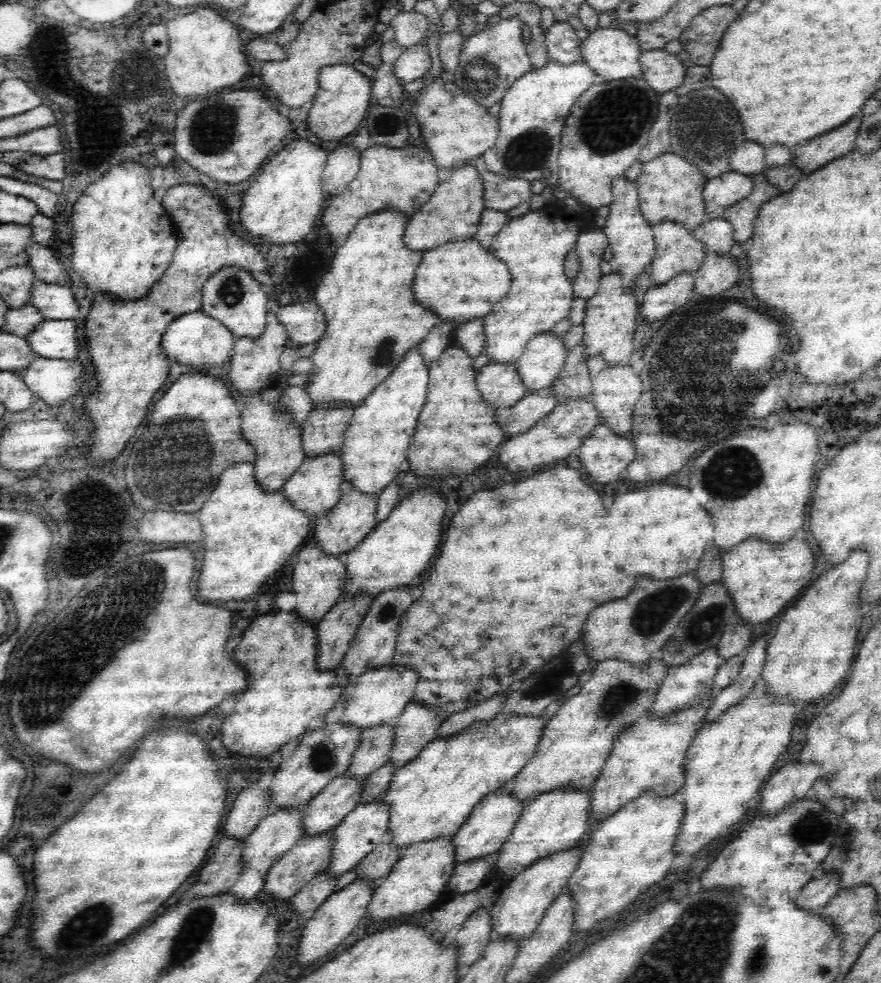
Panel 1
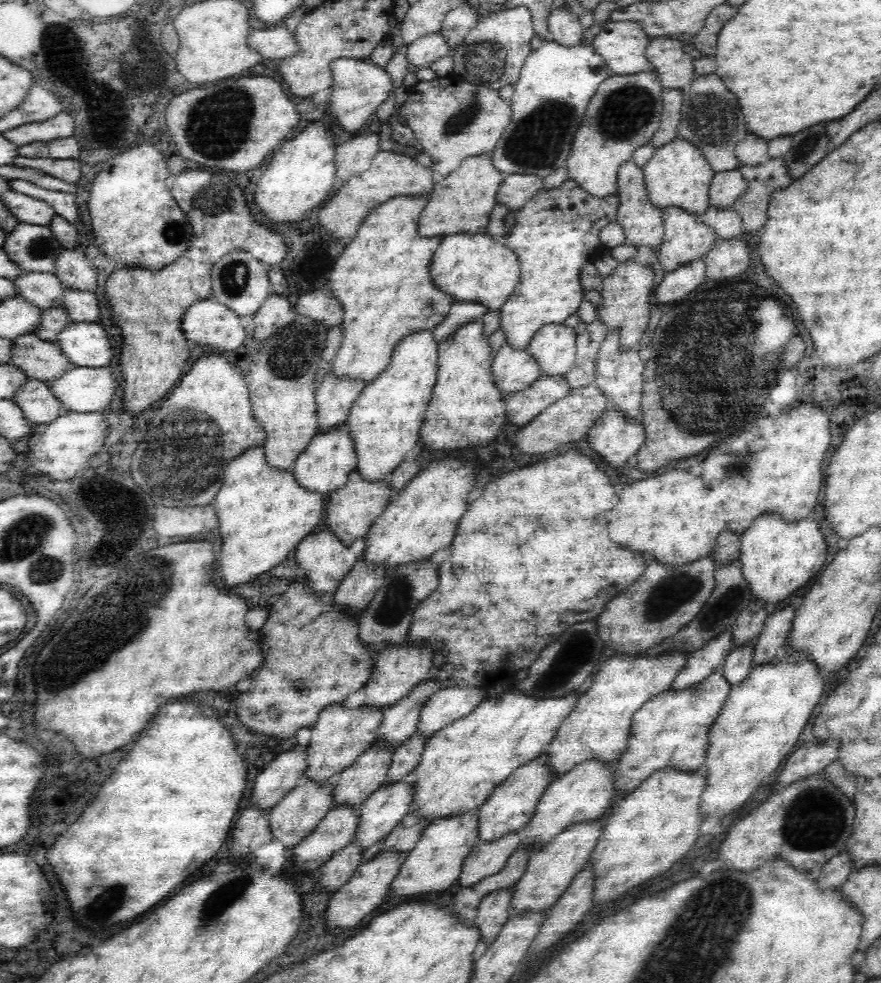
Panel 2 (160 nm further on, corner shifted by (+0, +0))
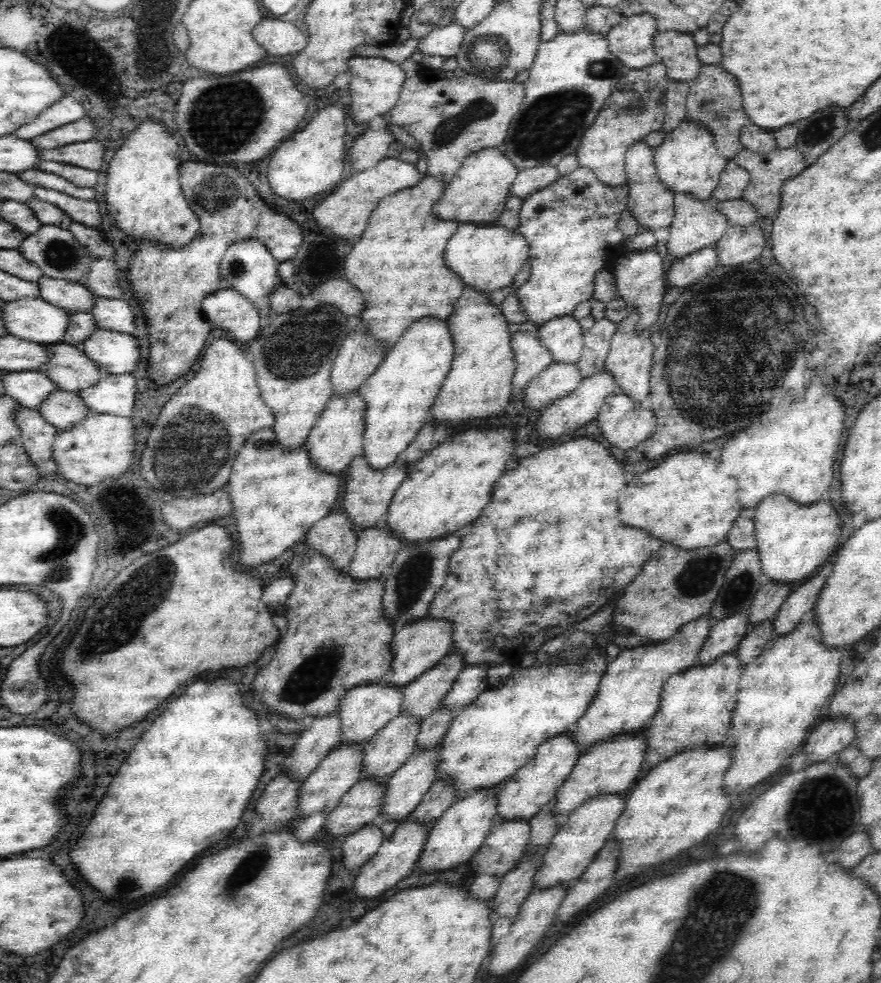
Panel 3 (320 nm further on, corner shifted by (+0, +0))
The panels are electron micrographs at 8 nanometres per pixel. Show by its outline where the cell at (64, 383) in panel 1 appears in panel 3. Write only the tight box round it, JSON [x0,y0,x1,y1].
[76,375,137,417]

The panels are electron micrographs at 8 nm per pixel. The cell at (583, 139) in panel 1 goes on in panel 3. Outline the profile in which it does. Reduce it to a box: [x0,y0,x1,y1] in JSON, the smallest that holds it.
[576,60,668,187]

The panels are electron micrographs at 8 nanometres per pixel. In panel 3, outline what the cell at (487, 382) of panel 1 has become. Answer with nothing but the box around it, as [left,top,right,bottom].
[511,330,554,388]

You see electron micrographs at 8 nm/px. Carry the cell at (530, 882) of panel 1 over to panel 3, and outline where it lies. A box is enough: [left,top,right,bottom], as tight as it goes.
[533,792,627,890]

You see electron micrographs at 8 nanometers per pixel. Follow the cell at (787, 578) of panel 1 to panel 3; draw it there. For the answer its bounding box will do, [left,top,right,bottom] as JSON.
[753,492,842,582]

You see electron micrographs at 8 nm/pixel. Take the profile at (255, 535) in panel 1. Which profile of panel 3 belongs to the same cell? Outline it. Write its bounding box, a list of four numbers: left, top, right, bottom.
[225,426,344,568]

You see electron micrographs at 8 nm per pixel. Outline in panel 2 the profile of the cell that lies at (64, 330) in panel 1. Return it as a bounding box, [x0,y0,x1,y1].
[54,323,115,367]

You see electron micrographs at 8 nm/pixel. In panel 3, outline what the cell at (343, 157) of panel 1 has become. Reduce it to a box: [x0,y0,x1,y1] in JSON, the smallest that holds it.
[348,128,397,172]

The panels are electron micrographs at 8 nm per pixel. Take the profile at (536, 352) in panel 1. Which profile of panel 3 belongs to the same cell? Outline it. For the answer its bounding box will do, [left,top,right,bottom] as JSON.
[536,314,584,363]

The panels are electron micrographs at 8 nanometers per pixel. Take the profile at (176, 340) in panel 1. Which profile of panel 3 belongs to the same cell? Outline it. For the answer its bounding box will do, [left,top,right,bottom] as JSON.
[201,288,267,342]

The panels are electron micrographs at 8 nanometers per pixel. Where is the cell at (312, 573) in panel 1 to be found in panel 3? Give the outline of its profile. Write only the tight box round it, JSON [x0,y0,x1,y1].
[305,507,357,570]

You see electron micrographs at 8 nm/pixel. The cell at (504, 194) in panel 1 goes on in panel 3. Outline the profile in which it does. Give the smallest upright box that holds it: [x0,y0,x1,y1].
[511,165,559,198]

